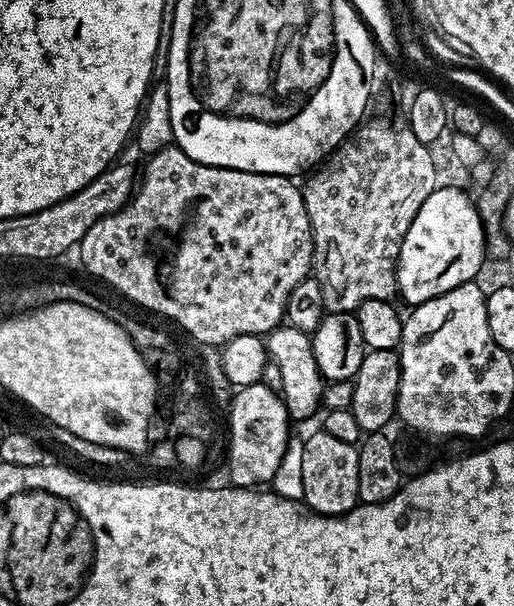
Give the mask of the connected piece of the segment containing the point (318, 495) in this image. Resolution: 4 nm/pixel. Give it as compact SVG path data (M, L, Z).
M317 430L309 436L303 437L304 449L300 453L300 491L303 503L307 504L313 512L323 516L341 516L356 507L360 495L358 494L358 454L357 445L350 442L341 442L334 438L334 434Z

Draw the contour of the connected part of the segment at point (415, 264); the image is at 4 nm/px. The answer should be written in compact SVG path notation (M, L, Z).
M436 188L426 202L422 202L422 210L414 214L414 222L410 222L410 230L406 230L406 238L400 243L400 253L396 259L396 291L399 299L404 299L408 306L426 302L435 296L454 290L454 286L471 284L478 270L486 261L484 247L484 223L476 209L473 197L467 196L463 188Z

